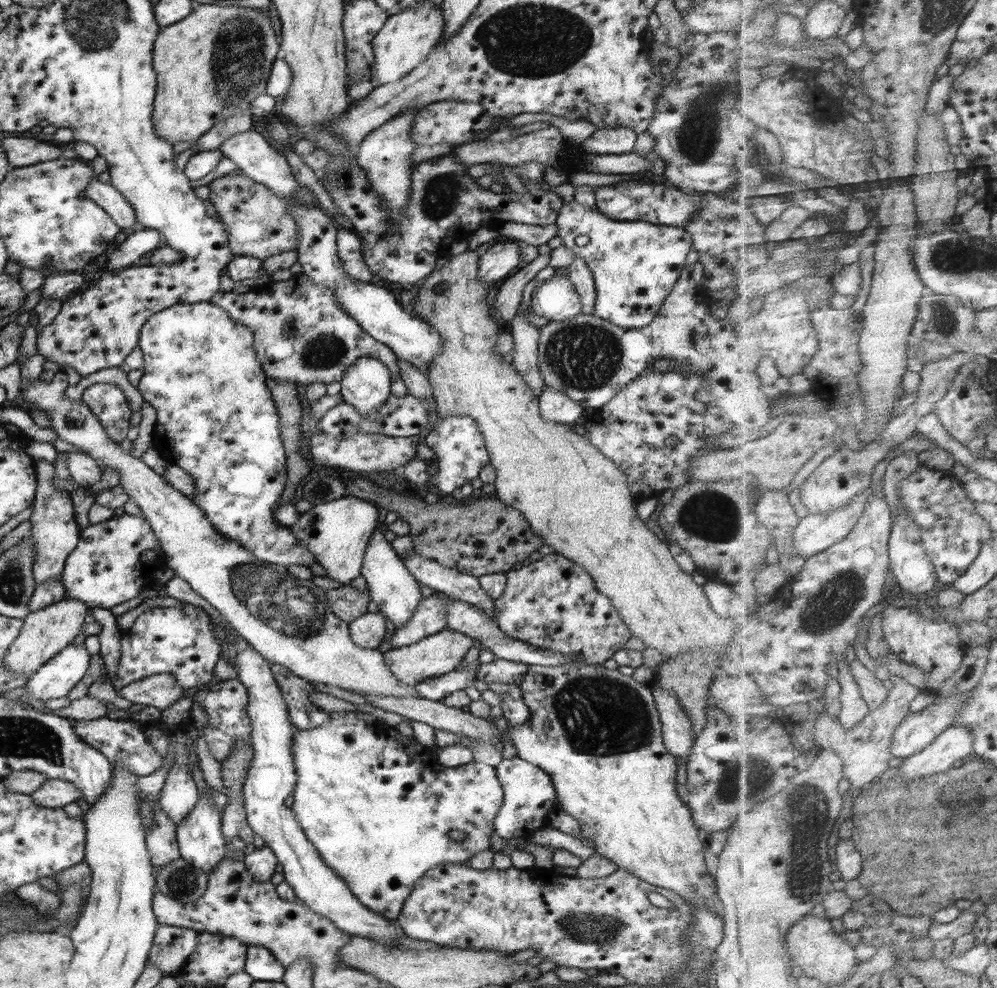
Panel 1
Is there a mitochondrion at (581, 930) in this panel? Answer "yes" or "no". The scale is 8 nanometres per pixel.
yes

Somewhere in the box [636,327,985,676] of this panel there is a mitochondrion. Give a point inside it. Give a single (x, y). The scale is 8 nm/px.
(846, 590)

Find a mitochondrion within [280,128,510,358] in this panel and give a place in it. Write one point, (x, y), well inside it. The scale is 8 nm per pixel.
(440, 191)

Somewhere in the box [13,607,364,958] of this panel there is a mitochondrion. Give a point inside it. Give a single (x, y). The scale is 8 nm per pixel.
(182, 882)

